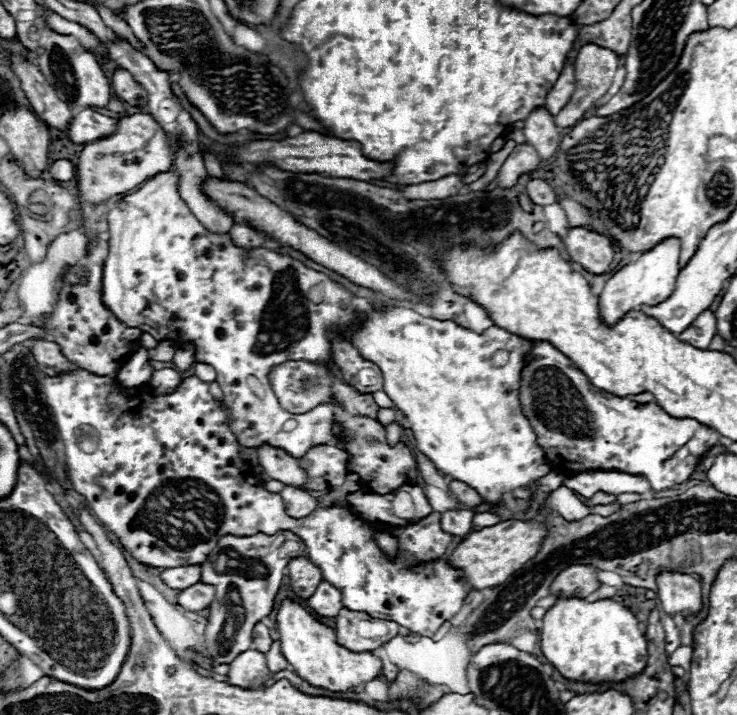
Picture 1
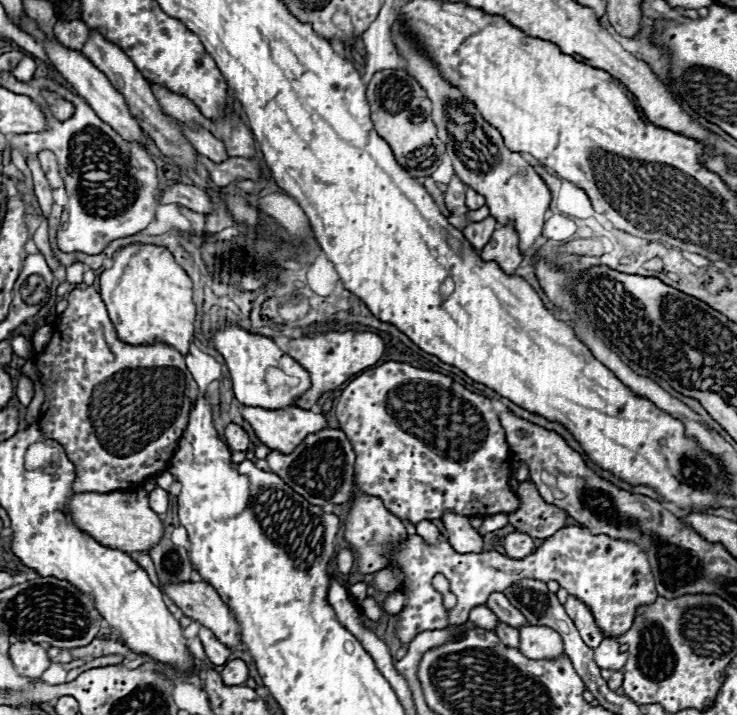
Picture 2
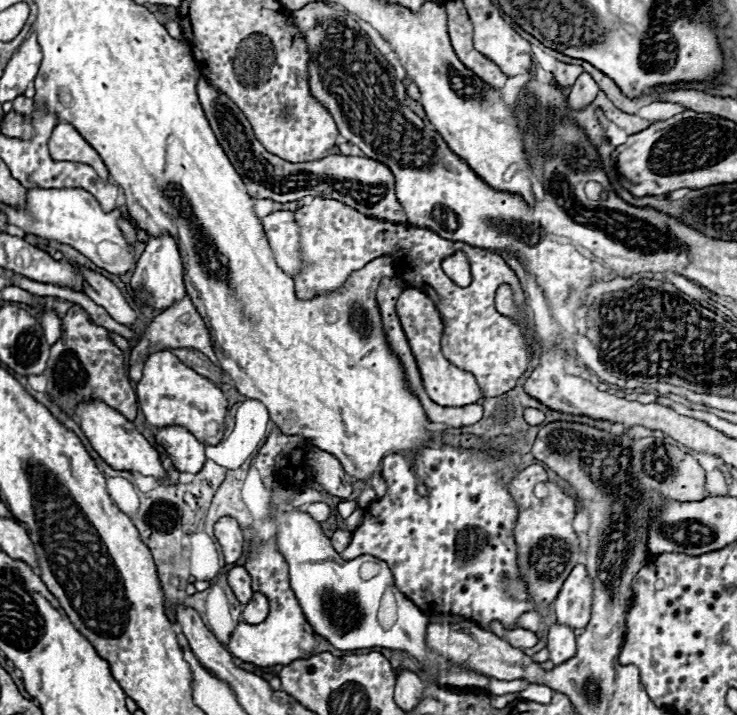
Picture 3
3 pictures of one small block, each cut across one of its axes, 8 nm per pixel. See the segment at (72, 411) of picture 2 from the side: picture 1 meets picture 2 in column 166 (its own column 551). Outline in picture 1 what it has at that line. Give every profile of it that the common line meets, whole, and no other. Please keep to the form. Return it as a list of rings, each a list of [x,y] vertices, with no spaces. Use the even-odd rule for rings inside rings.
[[[532,342],[532,360],[522,370],[520,404],[552,468],[562,472],[620,470],[646,476],[654,490],[666,490],[686,482],[704,454],[720,446],[720,434],[692,418],[674,418],[658,404],[638,404],[594,388],[574,362],[548,342]]]

